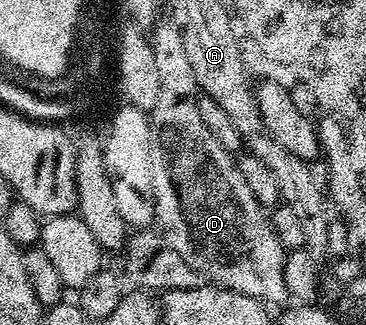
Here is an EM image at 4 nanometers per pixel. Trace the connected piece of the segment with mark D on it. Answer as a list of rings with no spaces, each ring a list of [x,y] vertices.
[[[163,17],[158,20],[153,28],[153,36],[150,38],[151,48],[153,49],[153,61],[157,61],[157,74],[159,75],[161,86],[157,92],[157,105],[149,112],[151,121],[151,140],[149,141],[149,157],[151,158],[151,168],[153,169],[153,193],[155,194],[155,217],[158,230],[168,246],[172,247],[177,253],[188,262],[190,267],[201,272],[212,284],[221,288],[227,288],[244,294],[245,297],[255,298],[264,305],[271,303],[288,302],[289,292],[287,289],[287,256],[283,243],[278,239],[278,233],[272,227],[272,220],[268,212],[258,203],[256,197],[250,192],[249,185],[242,172],[239,171],[233,155],[226,151],[219,143],[217,137],[210,132],[198,112],[200,87],[193,73],[193,68],[189,65],[188,54],[185,53],[184,42],[178,27],[170,18]]]

